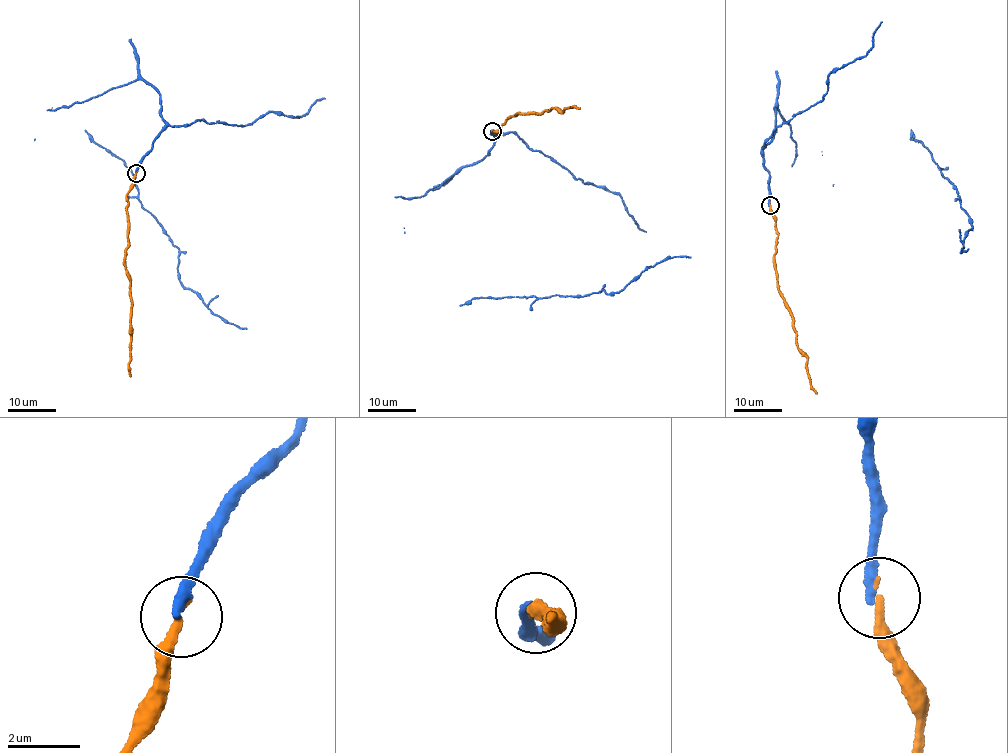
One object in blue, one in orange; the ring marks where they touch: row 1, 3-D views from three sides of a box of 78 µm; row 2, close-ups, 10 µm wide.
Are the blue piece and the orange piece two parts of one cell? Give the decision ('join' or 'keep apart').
join

